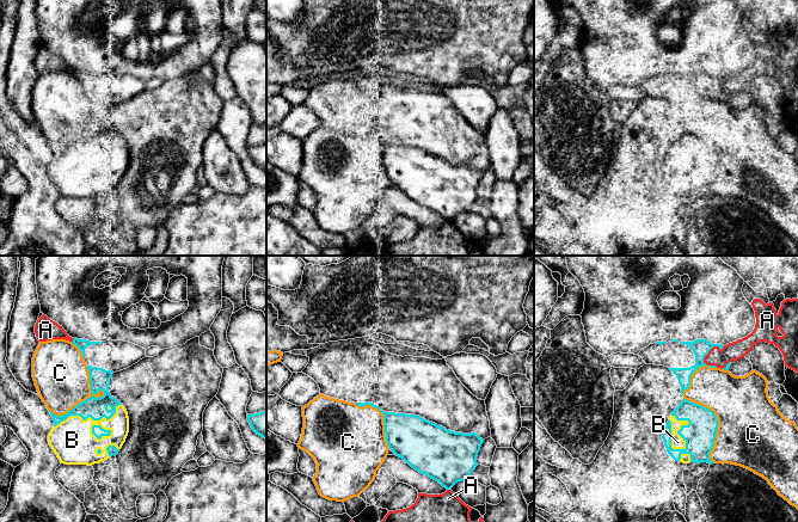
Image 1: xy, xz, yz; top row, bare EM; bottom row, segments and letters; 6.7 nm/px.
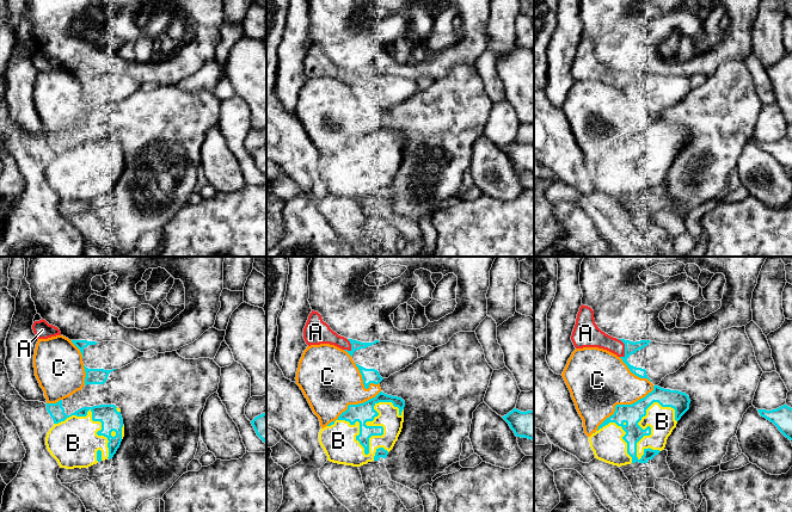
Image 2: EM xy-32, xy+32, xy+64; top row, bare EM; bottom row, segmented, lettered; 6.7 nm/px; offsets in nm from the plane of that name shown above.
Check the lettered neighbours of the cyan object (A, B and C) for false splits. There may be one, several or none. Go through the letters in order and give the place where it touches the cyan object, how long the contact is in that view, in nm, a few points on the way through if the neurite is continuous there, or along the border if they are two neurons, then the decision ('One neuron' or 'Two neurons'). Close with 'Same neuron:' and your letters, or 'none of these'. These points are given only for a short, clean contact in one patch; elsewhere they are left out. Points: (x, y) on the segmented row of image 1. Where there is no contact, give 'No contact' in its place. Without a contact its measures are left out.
A: Touches cyan at yz (711, 348). Shared border 190 nm. Two neurons
B: Touches cyan at yz (682, 425). Shared border 260 nm. One neuron
C: Touches cyan at xy (85, 400). Shared border 400 nm. Two neurons
Same neuron: B

